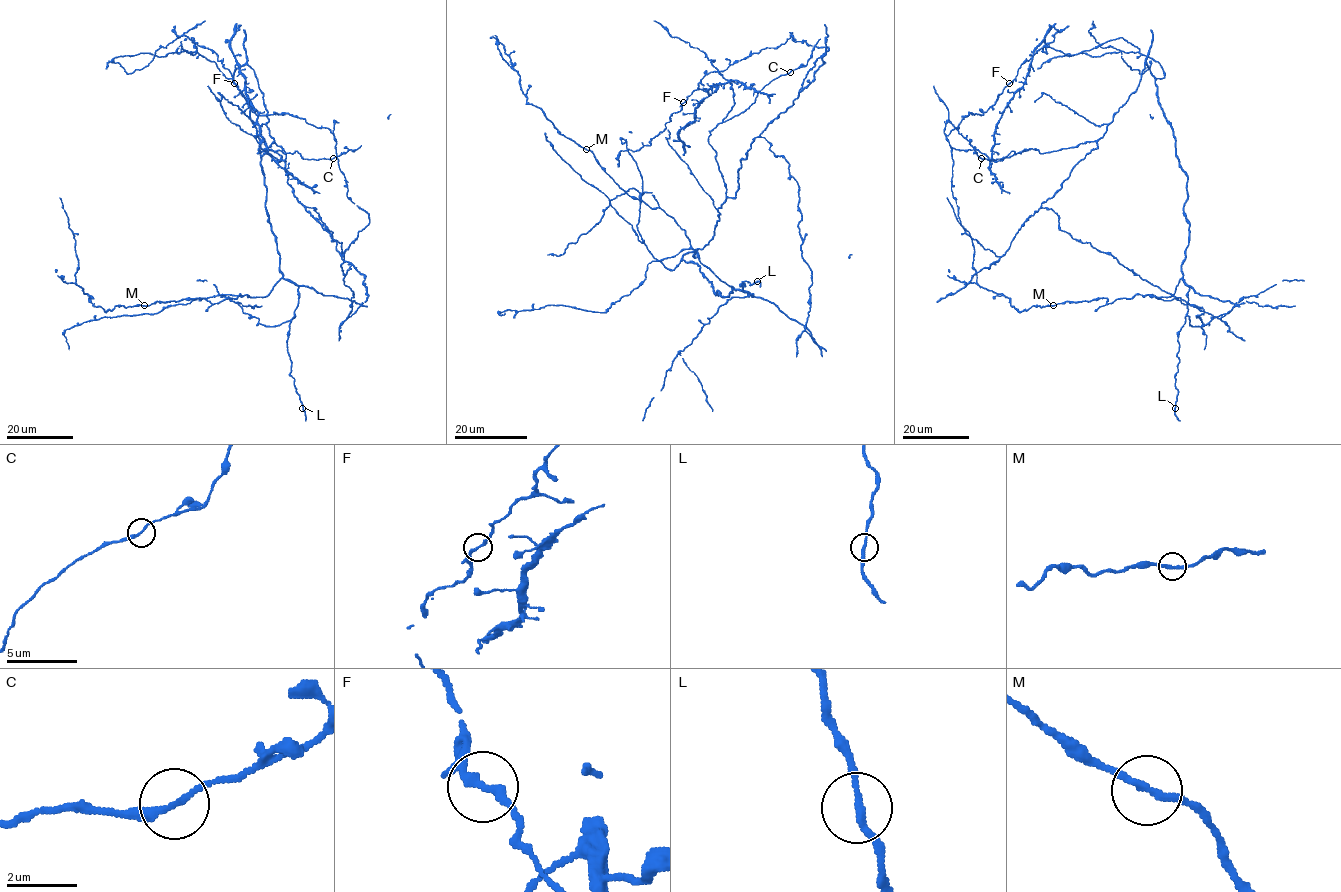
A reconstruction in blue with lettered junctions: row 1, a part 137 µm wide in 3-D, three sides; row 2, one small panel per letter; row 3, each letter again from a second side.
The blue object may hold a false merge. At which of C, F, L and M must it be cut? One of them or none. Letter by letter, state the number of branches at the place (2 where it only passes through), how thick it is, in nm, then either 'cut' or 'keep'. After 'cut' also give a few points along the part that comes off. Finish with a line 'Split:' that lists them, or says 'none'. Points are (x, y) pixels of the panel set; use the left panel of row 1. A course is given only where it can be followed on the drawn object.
C: branches 2; calibre 190 nm; keep
F: branches 2; calibre 200 nm; keep
L: branches 2; calibre 190 nm; keep
M: branches 2; calibre 240 nm; keep
Split: none

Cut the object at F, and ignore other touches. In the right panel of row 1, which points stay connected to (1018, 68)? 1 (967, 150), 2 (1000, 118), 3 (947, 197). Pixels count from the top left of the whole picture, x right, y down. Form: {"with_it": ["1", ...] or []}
{"with_it": ["1", "2", "3"]}

